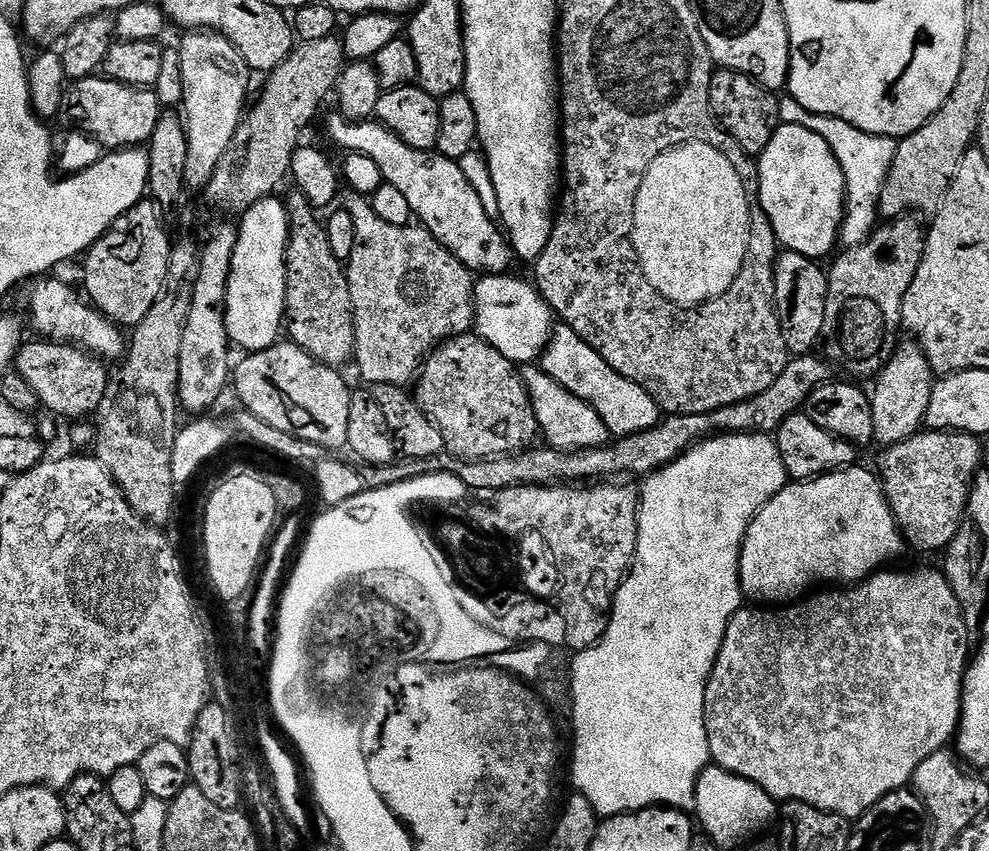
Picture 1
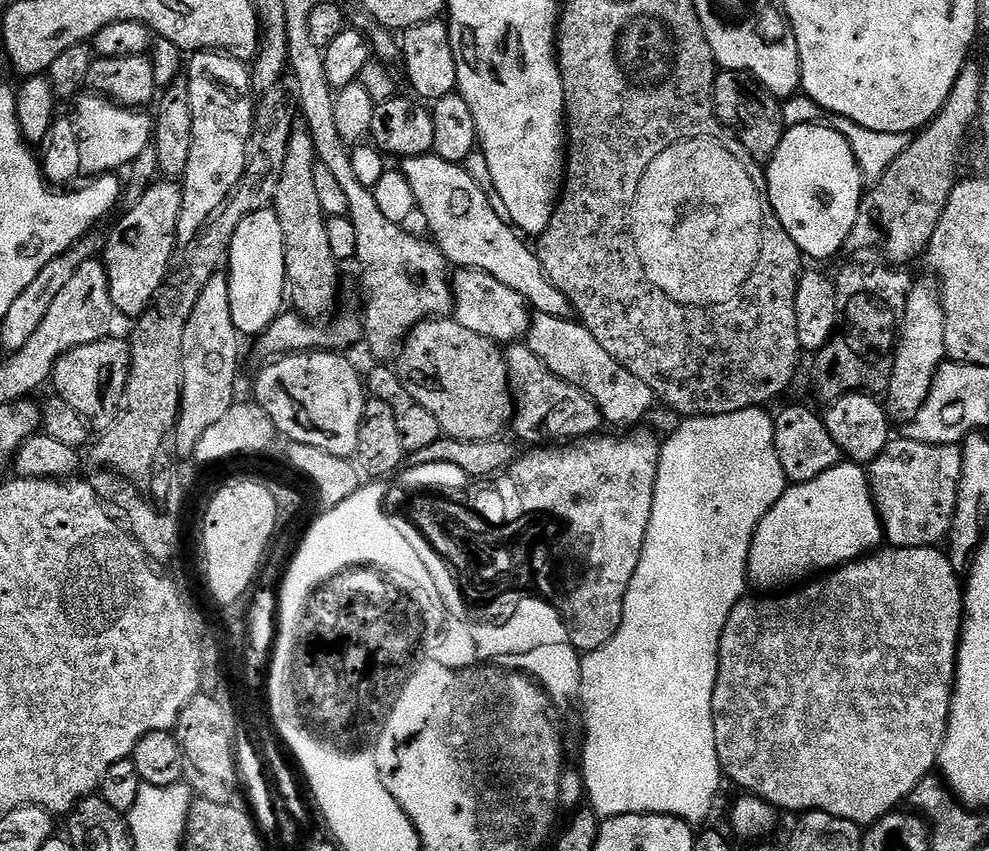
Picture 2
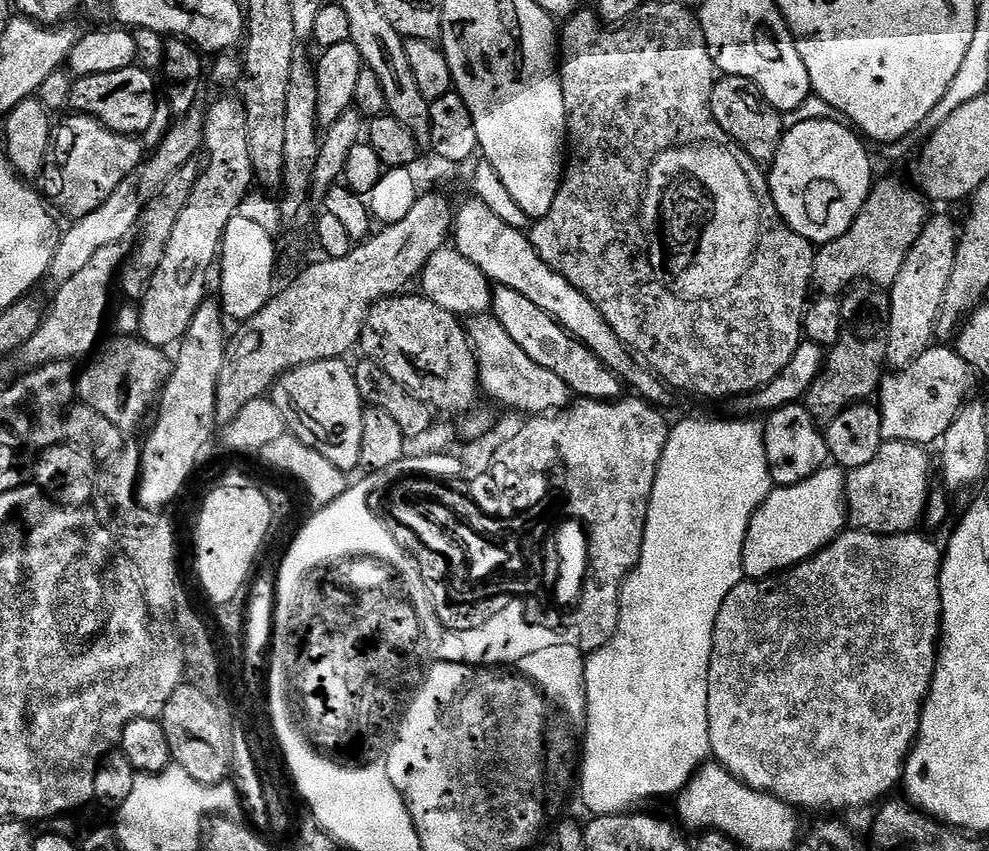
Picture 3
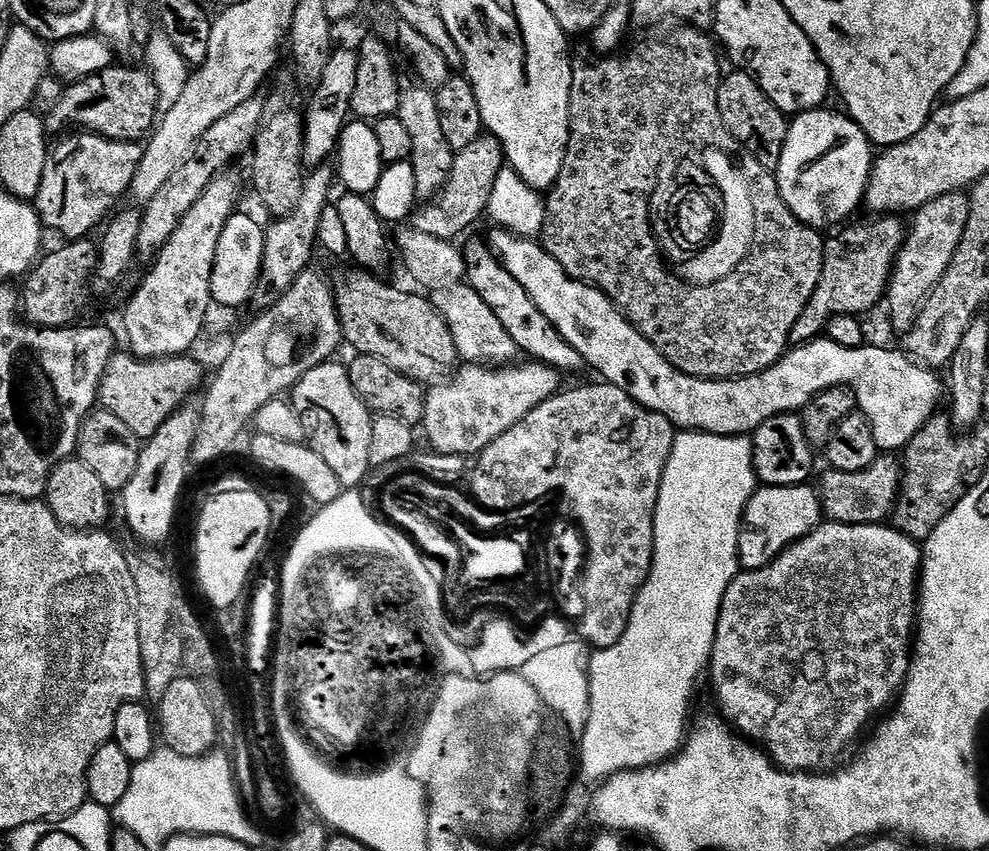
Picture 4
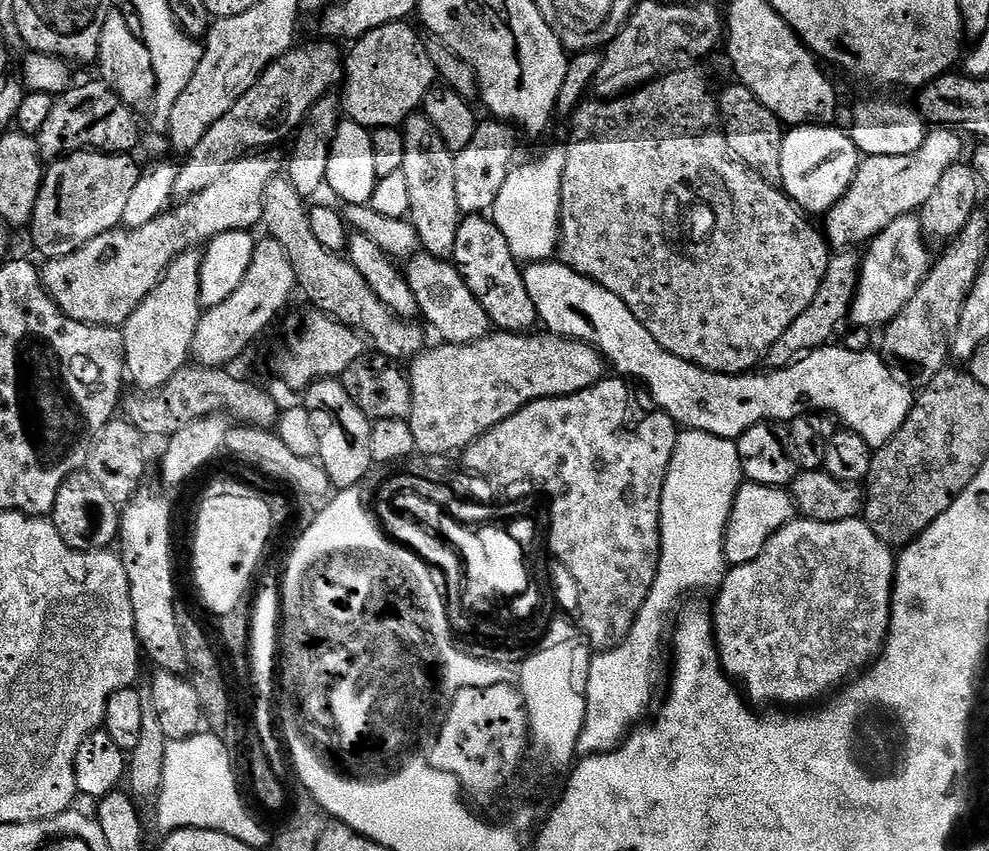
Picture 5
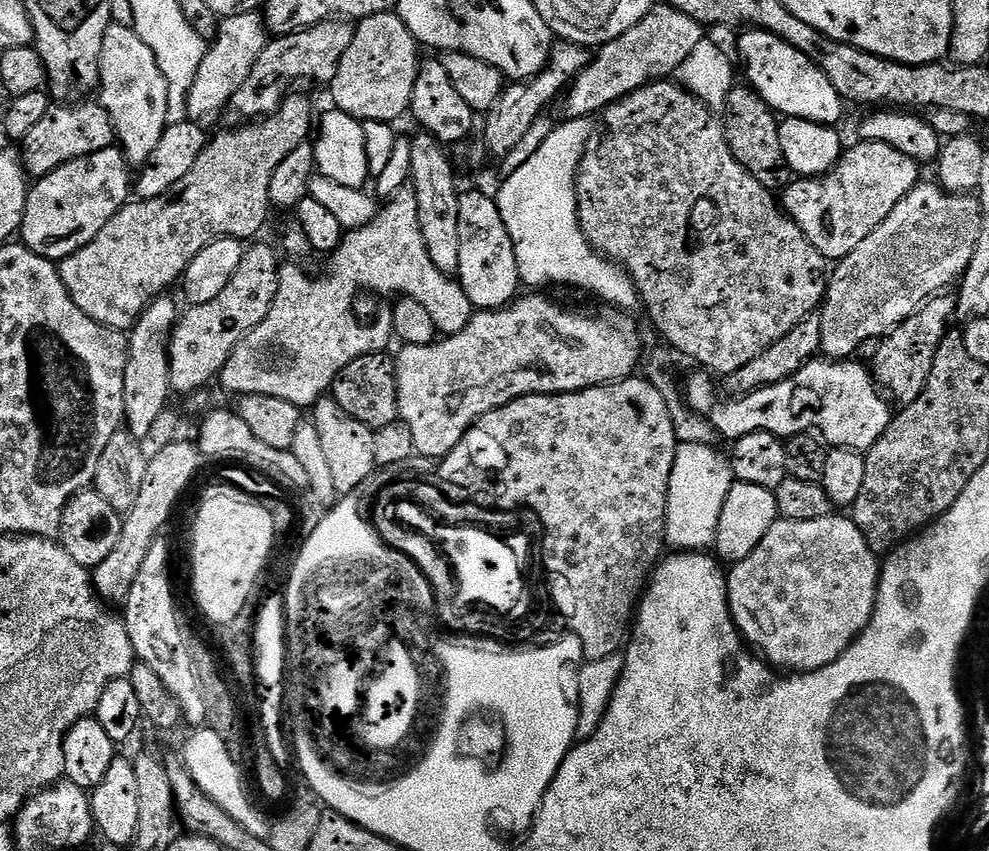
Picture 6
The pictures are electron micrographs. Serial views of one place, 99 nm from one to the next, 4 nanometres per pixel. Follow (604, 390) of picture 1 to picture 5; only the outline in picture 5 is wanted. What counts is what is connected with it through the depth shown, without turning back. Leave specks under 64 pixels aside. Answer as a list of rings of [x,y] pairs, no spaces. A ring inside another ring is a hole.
[[[468,214],[458,226],[458,238],[454,238],[454,261],[457,270],[462,274],[470,294],[482,302],[489,321],[497,329],[505,332],[528,332],[537,327],[538,317],[530,294],[526,294],[526,282],[521,261],[510,250],[506,234],[498,230],[496,221],[484,214]]]

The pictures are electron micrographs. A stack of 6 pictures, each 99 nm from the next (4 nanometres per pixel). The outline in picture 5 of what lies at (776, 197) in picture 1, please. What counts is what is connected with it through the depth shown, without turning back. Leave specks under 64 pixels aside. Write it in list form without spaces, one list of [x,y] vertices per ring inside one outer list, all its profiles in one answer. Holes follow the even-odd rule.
[[[809,122],[789,127],[782,142],[782,178],[780,184],[788,199],[805,213],[825,213],[856,177],[862,156],[851,135],[840,128],[824,128],[823,123]]]

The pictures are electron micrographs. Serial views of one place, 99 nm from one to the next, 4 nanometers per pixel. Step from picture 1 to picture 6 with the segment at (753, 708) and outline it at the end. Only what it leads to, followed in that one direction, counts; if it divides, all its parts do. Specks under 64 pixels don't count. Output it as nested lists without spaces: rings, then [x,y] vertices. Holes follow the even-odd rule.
[[[833,514],[826,518],[814,518],[810,522],[777,519],[776,524],[770,526],[770,530],[766,530],[766,538],[762,538],[762,542],[758,542],[758,546],[754,546],[754,554],[750,554],[750,558],[742,558],[742,562],[731,565],[730,571],[727,573],[728,609],[732,611],[732,620],[736,623],[740,635],[773,668],[783,670],[788,674],[816,672],[819,668],[825,668],[834,663],[866,630],[866,626],[874,614],[881,567],[882,564],[877,553],[873,552],[872,547],[866,542],[862,530],[858,530],[858,526],[847,515]]]

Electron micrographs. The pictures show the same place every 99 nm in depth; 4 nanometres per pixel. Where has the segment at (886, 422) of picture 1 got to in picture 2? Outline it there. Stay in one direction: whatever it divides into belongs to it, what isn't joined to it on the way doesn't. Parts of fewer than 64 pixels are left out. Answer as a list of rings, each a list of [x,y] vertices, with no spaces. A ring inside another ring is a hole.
[[[913,283],[900,317],[900,330],[896,351],[892,357],[892,373],[886,393],[886,407],[893,421],[907,422],[918,414],[922,402],[928,397],[937,370],[945,363],[945,338],[944,307],[940,305],[939,291],[933,285],[931,288],[928,284]]]

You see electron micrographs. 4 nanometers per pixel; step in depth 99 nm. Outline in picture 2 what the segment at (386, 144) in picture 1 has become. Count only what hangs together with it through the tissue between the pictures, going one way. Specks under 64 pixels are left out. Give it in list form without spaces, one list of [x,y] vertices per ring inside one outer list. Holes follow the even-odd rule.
[[[429,154],[403,161],[402,171],[404,177],[410,182],[410,190],[414,190],[419,215],[424,215],[424,220],[428,223],[429,230],[432,231],[431,239],[440,249],[440,253],[448,259],[449,265],[455,266],[457,269],[476,268],[480,272],[498,278],[498,282],[502,282],[502,286],[510,286],[510,290],[517,292],[529,309],[536,312],[561,318],[569,315],[568,300],[544,275],[535,251],[529,245],[528,248],[524,245],[525,237],[513,228],[508,220],[498,218],[498,214],[494,214],[494,206],[490,206],[490,202],[486,202],[486,194],[482,194],[478,182],[474,182],[474,178],[470,178],[467,167],[454,162],[446,162],[435,154]]]

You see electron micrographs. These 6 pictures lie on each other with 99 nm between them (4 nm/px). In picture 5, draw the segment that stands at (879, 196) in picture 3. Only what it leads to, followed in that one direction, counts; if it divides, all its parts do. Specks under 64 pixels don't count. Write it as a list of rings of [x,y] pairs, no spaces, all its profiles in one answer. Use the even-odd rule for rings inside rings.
[[[836,250],[829,255],[826,278],[818,286],[818,294],[814,294],[814,302],[790,322],[790,330],[770,346],[770,350],[764,355],[763,363],[769,369],[785,368],[787,364],[793,364],[801,356],[812,351],[813,348],[823,348],[828,340],[836,332],[836,327],[850,316],[852,298],[856,293],[856,284],[860,281],[860,262],[862,256],[856,250]]]

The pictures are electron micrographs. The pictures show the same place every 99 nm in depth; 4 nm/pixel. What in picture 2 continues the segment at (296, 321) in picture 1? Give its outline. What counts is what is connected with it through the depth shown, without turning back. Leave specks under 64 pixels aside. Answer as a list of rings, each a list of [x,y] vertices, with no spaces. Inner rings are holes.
[[[304,126],[293,127],[286,146],[286,160],[282,162],[282,174],[278,178],[278,190],[274,190],[270,207],[278,218],[278,226],[282,226],[284,278],[291,307],[305,320],[324,322],[333,315],[332,307],[340,292],[341,265],[330,251],[326,235],[326,217],[314,183],[317,163],[312,133]]]

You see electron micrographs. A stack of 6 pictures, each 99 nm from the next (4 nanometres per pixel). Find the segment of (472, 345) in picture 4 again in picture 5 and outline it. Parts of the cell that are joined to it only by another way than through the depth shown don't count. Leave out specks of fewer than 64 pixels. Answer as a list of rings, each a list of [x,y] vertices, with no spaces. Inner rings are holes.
[[[431,254],[415,256],[406,267],[406,279],[420,303],[420,316],[436,327],[439,339],[450,344],[472,344],[489,335],[490,321],[486,310],[482,310],[482,302],[470,294],[470,286],[466,286],[455,263]]]

